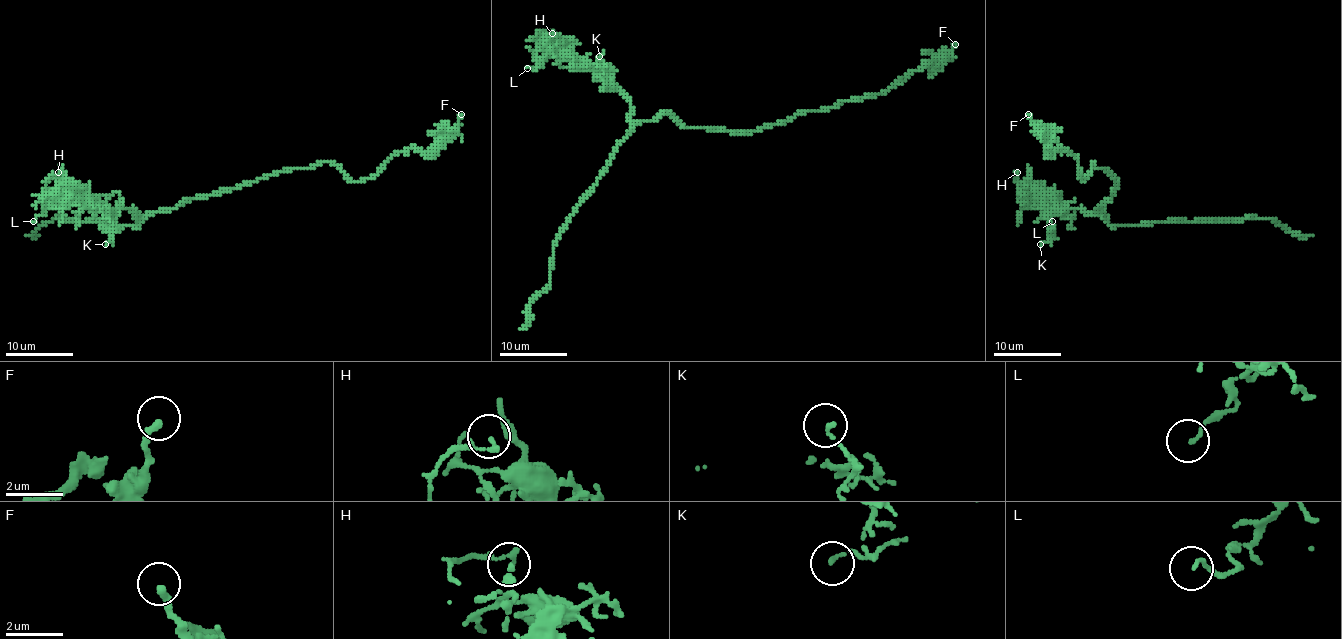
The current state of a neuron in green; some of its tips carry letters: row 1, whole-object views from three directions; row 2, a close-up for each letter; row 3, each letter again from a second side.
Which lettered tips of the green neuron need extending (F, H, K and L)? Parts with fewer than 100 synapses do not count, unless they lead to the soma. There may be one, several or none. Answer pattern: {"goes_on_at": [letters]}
{"goes_on_at": []}

